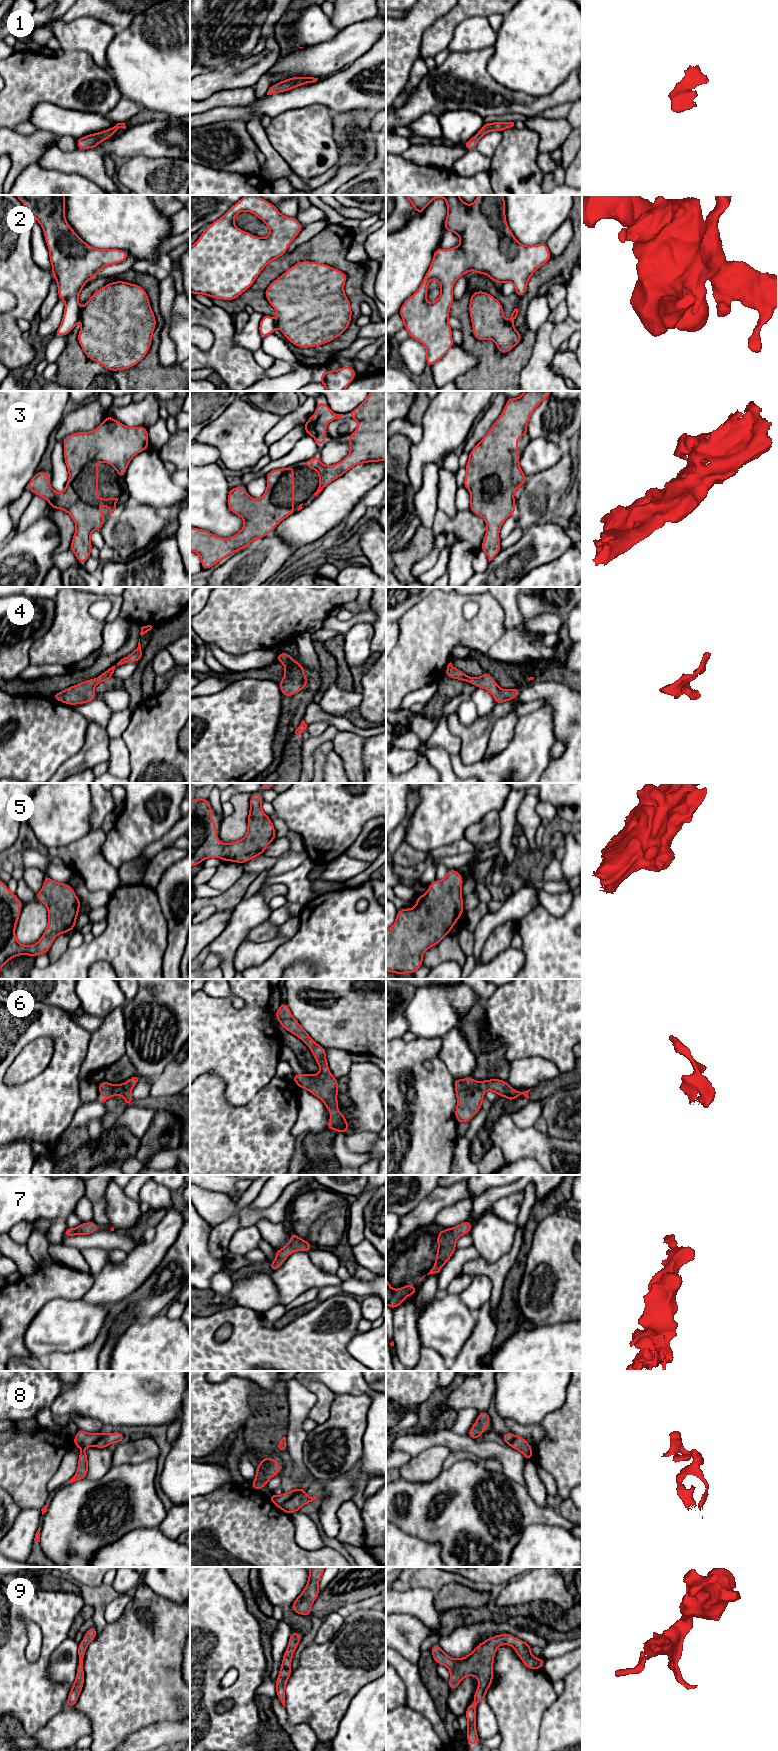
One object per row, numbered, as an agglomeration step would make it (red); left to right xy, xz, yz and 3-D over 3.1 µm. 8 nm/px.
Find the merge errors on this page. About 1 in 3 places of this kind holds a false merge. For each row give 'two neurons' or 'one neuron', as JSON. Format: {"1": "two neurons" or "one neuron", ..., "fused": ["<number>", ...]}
{"1": "one neuron", "2": "two neurons", "3": "one neuron", "4": "one neuron", "5": "one neuron", "6": "one neuron", "7": "one neuron", "8": "two neurons", "9": "one neuron", "fused": ["2", "8"]}

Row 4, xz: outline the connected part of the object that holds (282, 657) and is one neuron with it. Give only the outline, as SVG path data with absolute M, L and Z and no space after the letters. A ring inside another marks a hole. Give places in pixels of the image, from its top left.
M278 653L277 662L282 662L285 667L284 678L278 682L284 697L289 697L300 692L308 686L303 666L291 658L288 653Z

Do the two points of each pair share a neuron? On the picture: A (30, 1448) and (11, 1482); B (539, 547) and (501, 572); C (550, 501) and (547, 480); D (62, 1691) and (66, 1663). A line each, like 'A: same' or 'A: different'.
A: same
B: same
C: same
D: different

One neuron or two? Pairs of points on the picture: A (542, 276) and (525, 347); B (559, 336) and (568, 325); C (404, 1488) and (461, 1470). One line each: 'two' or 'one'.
A: one
B: one
C: one

